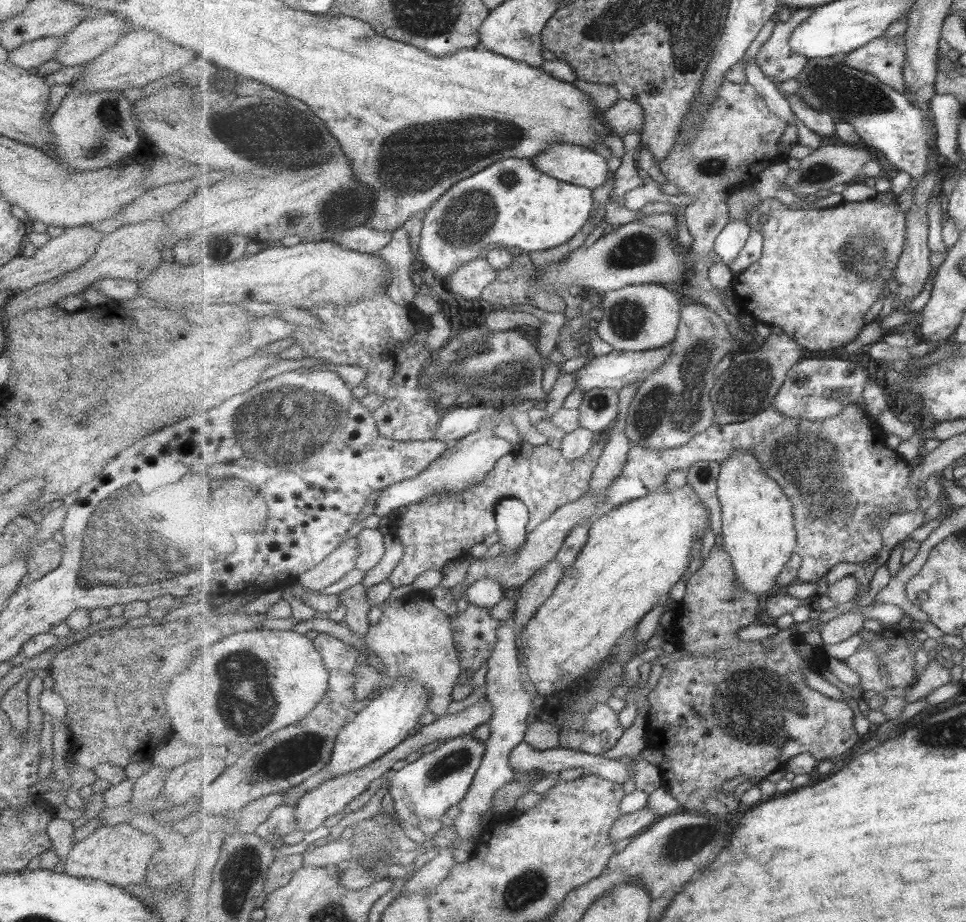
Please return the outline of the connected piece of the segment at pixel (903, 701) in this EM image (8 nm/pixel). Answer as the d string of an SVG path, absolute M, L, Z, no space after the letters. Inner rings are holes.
M894 636L892 638L881 638L873 644L860 644L858 651L843 660L850 669L860 677L860 684L864 690L873 690L884 698L880 707L881 713L887 720L895 720L903 714L907 708L907 688L911 688L917 682L917 670L915 670L915 656L911 654L908 638ZM880 666L886 668L883 674Z

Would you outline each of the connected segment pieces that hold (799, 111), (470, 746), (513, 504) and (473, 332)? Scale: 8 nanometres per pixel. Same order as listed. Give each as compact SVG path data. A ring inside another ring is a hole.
M795 93L785 95L785 99L789 100L795 115L801 120L802 124L819 136L830 137L835 134L835 118L823 111L813 110L807 104L797 98Z
M471 736L447 740L400 770L386 774L382 784L389 789L402 830L405 824L417 828L424 820L439 819L466 798L486 749L485 741L481 743Z
M518 498L501 499L496 508L497 530L503 544L501 555L510 559L526 543L530 508Z
M471 328L461 332L455 340L451 340L447 346L442 346L431 358L429 364L420 372L419 381L425 389L431 389L437 396L445 394L471 395L472 402L480 405L493 403L504 404L505 402L522 402L524 400L541 400L544 397L543 378L545 368L539 360L543 355L535 346L532 335L526 335L522 328L515 328L505 332L493 332L486 328Z

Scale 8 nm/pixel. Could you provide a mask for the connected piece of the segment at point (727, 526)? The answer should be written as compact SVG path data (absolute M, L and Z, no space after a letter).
M739 449L722 462L718 495L722 506L722 546L734 560L739 588L764 601L795 554L798 530L794 504L782 484L767 474L762 462L753 453Z

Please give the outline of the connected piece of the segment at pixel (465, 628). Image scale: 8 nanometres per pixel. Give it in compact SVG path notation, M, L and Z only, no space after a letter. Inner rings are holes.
M468 606L464 612L451 618L454 642L459 652L463 670L477 672L483 663L488 663L497 649L501 620L491 616L489 608L479 610L479 606Z

